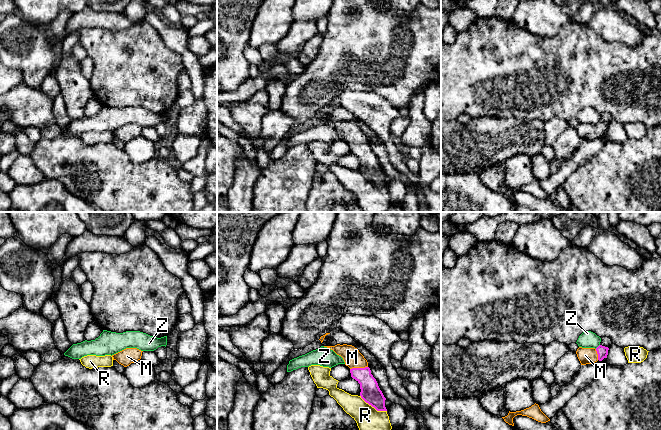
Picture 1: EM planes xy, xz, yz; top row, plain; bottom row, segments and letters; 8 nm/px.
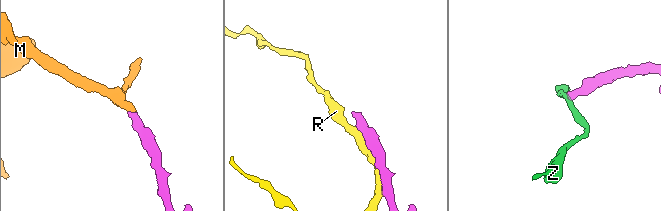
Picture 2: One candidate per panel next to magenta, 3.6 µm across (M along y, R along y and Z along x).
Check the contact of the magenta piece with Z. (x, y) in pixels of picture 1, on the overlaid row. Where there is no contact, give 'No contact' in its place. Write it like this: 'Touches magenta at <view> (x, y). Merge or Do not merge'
Touches magenta at yz (598, 346). Do not merge

